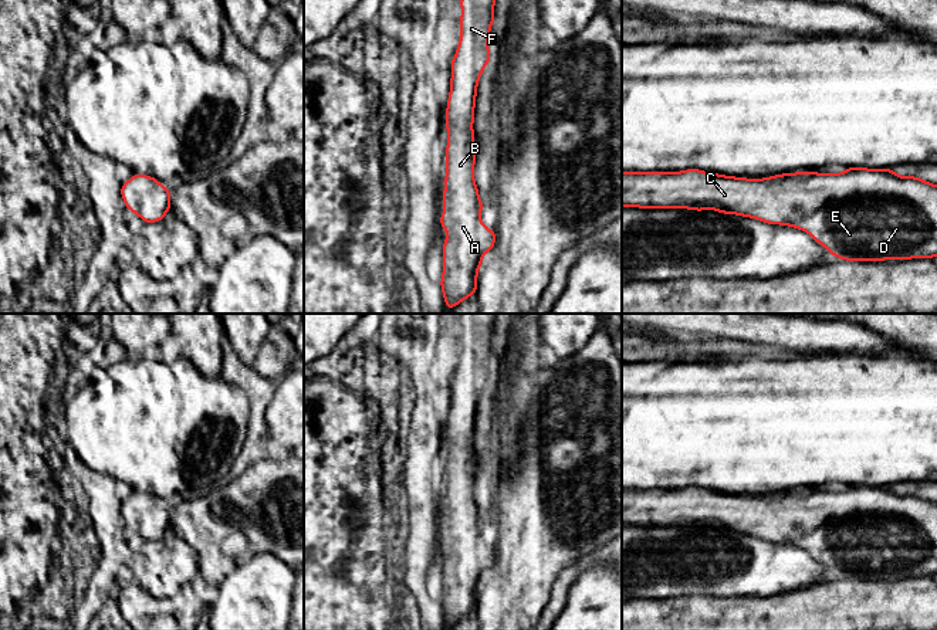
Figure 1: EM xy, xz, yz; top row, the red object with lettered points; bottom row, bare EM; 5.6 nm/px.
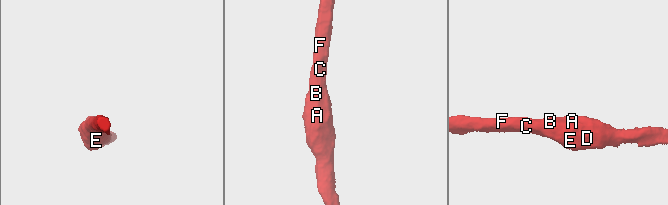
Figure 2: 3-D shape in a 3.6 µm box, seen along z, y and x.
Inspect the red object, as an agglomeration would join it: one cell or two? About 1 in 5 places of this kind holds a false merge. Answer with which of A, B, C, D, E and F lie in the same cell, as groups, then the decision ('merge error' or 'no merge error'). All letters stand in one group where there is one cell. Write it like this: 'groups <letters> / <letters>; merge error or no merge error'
groups A B C D E F; no merge error

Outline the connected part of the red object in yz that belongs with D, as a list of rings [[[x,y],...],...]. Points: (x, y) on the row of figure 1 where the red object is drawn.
[[[848,167],[843,173],[795,172],[765,179],[744,179],[697,169],[683,172],[622,172],[622,207],[693,209],[752,217],[768,224],[805,230],[833,257],[846,261],[882,261],[937,257],[937,186],[914,176],[899,176],[890,167]]]

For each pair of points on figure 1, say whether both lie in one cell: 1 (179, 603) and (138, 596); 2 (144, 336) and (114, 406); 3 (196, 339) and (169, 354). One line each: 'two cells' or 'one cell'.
1: one cell
2: two cells
3: one cell

